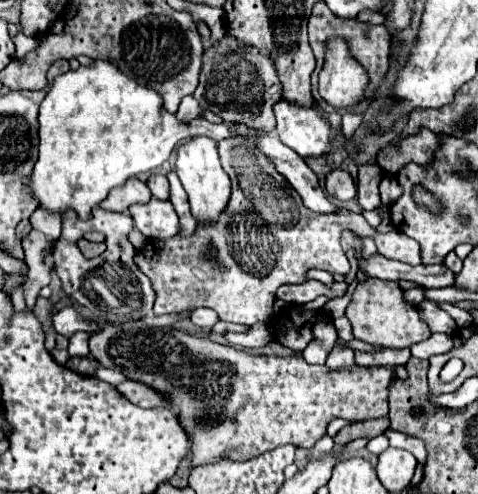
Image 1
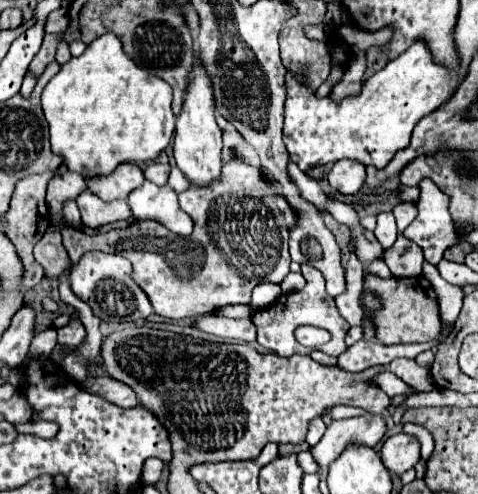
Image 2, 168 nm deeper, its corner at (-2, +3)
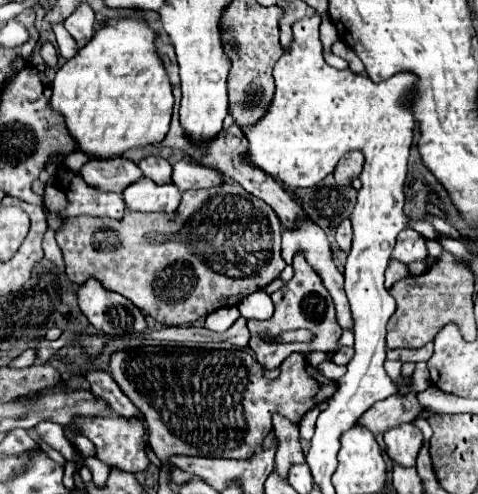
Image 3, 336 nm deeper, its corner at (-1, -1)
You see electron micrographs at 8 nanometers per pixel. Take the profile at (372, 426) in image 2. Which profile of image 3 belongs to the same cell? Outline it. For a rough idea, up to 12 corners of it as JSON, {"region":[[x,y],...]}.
{"region":[[417,393],[375,403],[357,423],[373,435],[411,423],[423,411]]}

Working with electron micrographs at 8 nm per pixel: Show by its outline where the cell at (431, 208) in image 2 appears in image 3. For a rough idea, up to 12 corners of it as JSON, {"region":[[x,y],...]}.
{"region":[[399,233],[391,259],[427,259],[423,237]]}

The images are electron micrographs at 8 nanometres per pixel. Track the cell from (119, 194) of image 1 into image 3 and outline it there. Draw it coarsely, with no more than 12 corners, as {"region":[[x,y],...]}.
{"region":[[89,159],[91,187],[121,193],[143,173],[133,161]]}

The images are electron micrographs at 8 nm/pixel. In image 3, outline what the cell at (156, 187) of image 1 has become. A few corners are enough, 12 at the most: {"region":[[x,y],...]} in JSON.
{"region":[[145,157],[139,169],[155,183],[171,183],[163,157]]}

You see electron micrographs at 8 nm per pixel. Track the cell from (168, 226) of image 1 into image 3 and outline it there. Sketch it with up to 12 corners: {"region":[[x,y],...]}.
{"region":[[141,177],[123,191],[133,211],[173,213],[181,191]]}

